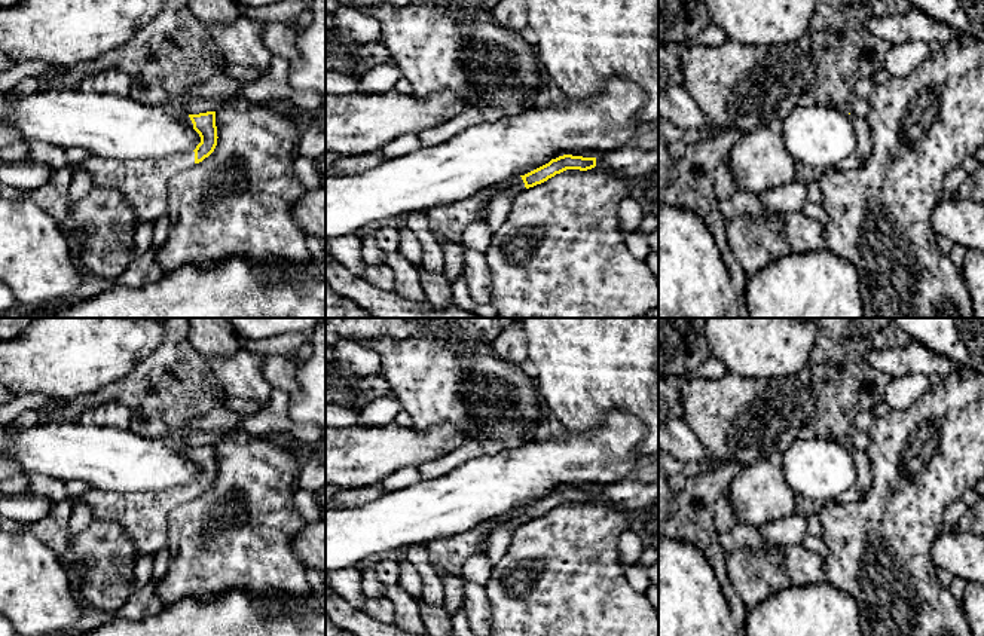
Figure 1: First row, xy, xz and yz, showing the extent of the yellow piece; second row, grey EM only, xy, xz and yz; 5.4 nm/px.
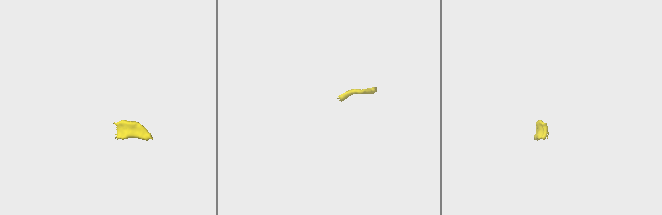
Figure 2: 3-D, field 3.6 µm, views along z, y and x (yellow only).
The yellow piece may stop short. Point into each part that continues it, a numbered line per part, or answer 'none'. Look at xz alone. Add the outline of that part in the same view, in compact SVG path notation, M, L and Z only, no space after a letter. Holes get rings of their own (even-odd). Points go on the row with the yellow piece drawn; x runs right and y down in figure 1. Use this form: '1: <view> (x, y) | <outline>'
1: xz (446, 223) | M522 177L498 184L495 190L480 190L465 201L455 202L453 205L443 205L431 208L428 214L428 226L438 244L459 242L465 229L482 218L482 210L486 208L491 199L508 187L523 186ZM525 187L526 189L526 187Z

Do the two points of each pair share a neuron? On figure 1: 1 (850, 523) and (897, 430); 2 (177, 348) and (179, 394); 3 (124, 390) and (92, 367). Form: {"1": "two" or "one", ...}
{"1": "one", "2": "one", "3": "two"}

